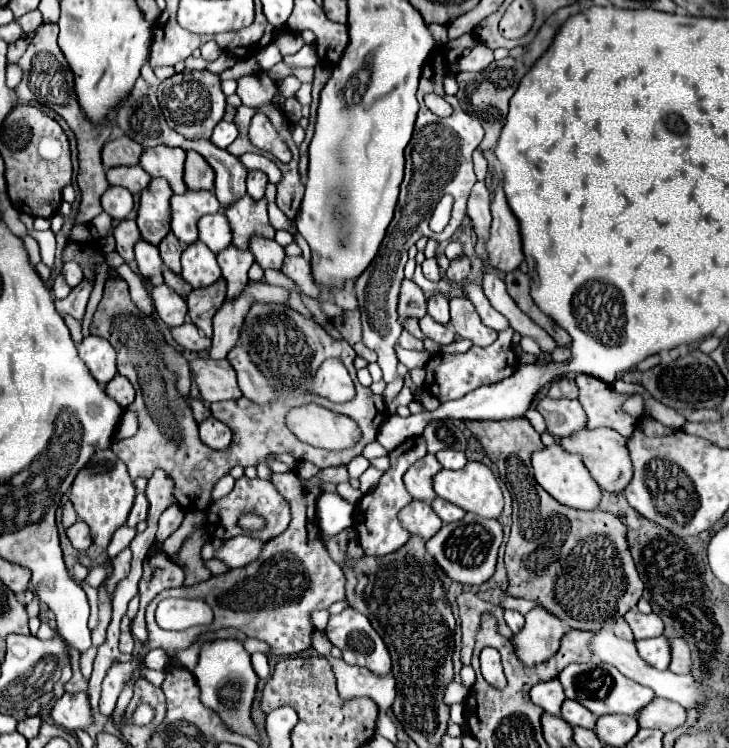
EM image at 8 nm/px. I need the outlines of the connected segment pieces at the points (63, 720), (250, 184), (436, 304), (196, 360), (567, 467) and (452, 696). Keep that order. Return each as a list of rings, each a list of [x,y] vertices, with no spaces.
[[[65,692],[53,706],[51,718],[57,726],[63,726],[65,730],[79,730],[87,728],[91,724],[91,706],[87,700],[87,692]]]
[[[249,170],[247,174],[247,194],[255,200],[265,196],[265,186],[267,186],[267,176],[259,170]]]
[[[435,292],[427,300],[427,314],[433,316],[439,324],[449,324],[449,300],[441,292]]]
[[[193,356],[189,360],[189,366],[203,402],[213,404],[221,400],[239,400],[243,396],[237,386],[235,370],[227,360]]]
[[[551,444],[551,446],[545,446],[543,450],[533,452],[531,462],[533,462],[535,480],[539,482],[539,486],[545,492],[549,492],[559,504],[565,504],[565,506],[577,508],[577,510],[595,510],[597,508],[599,498],[601,498],[601,488],[591,478],[589,470],[583,466],[579,454],[565,452],[559,444]]]
[[[449,682],[445,688],[445,704],[453,704],[453,702],[464,702],[469,695],[469,689],[463,688],[459,682]]]

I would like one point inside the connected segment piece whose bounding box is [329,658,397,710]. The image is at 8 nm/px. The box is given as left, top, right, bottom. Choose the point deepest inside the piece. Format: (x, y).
(352, 681)

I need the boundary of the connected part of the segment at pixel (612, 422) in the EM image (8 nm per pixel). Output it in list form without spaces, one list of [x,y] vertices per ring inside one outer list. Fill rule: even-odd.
[[[577,374],[575,382],[579,386],[579,402],[587,414],[587,428],[607,426],[629,438],[637,426],[637,420],[621,408],[627,396],[617,394],[613,386],[587,374]]]

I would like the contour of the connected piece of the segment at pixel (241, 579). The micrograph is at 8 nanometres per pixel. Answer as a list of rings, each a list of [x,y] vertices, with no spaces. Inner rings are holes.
[[[297,472],[287,474],[271,474],[269,478],[277,492],[291,506],[291,524],[277,538],[269,540],[259,558],[243,568],[229,570],[227,574],[211,576],[209,580],[183,586],[173,590],[163,590],[157,598],[147,606],[147,630],[149,642],[143,648],[143,656],[151,648],[163,648],[169,656],[175,656],[175,650],[187,648],[187,632],[167,632],[161,630],[155,622],[155,608],[163,598],[203,598],[215,612],[215,620],[207,630],[235,628],[251,638],[267,642],[271,648],[271,656],[291,656],[311,648],[313,638],[313,622],[311,612],[329,608],[337,600],[345,600],[345,574],[339,564],[331,560],[325,546],[319,542],[319,528],[315,514],[317,496],[323,490],[335,490],[333,484],[321,484],[317,478],[301,480]]]

